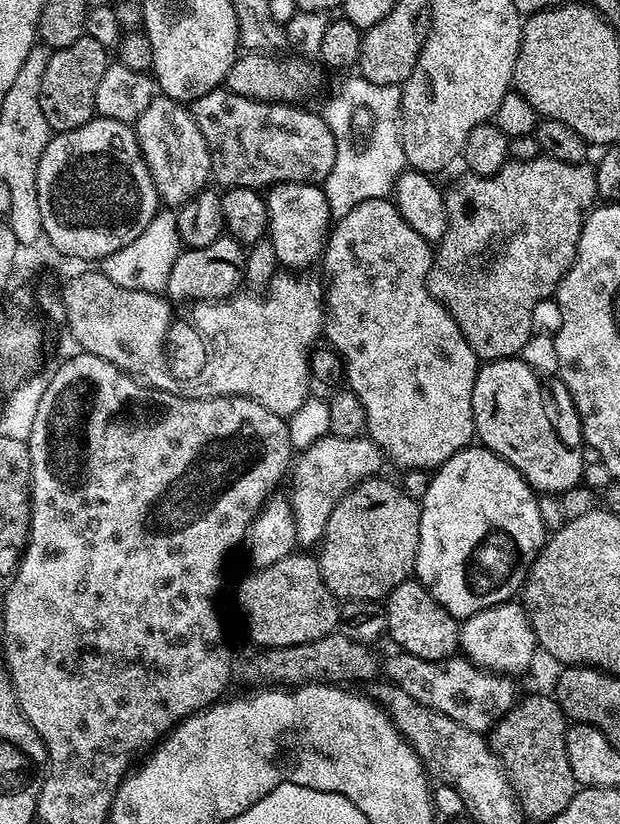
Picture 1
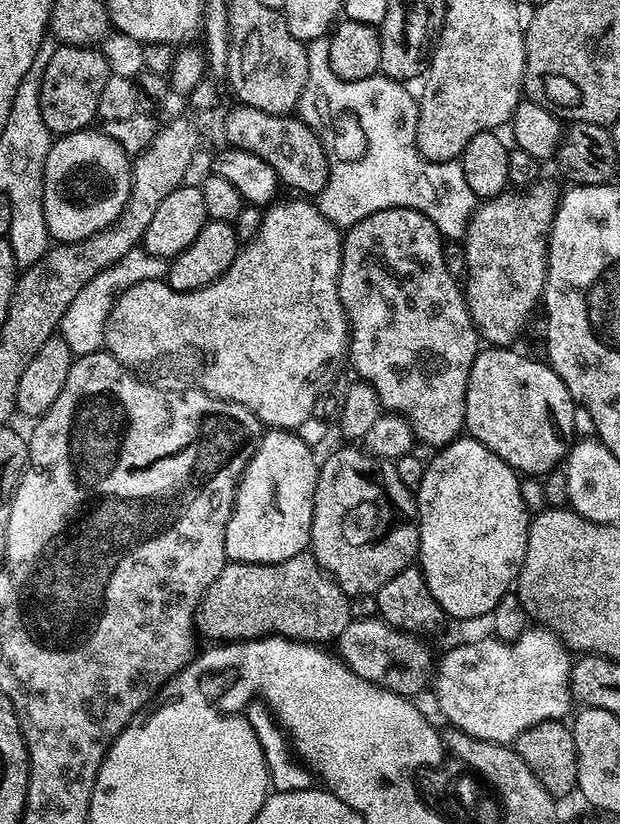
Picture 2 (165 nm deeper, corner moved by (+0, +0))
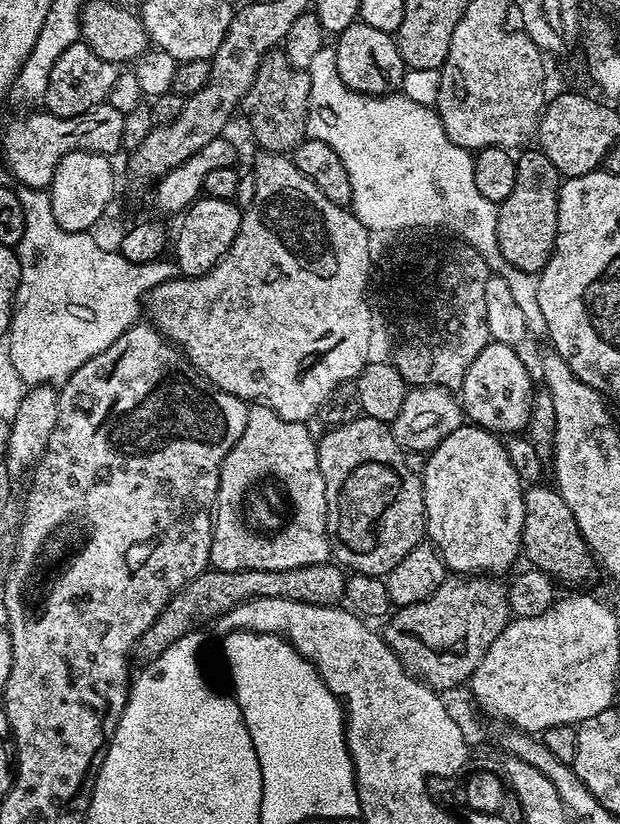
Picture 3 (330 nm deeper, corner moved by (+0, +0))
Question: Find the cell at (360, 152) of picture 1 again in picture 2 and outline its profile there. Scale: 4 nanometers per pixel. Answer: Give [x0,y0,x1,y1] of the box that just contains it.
[298,38,478,241]

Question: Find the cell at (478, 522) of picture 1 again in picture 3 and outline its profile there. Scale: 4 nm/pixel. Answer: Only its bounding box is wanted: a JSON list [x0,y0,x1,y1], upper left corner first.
[422,426,524,574]

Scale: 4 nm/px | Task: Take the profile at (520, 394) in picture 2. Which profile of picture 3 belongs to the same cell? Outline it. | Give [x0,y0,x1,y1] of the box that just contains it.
[458,342,534,434]

